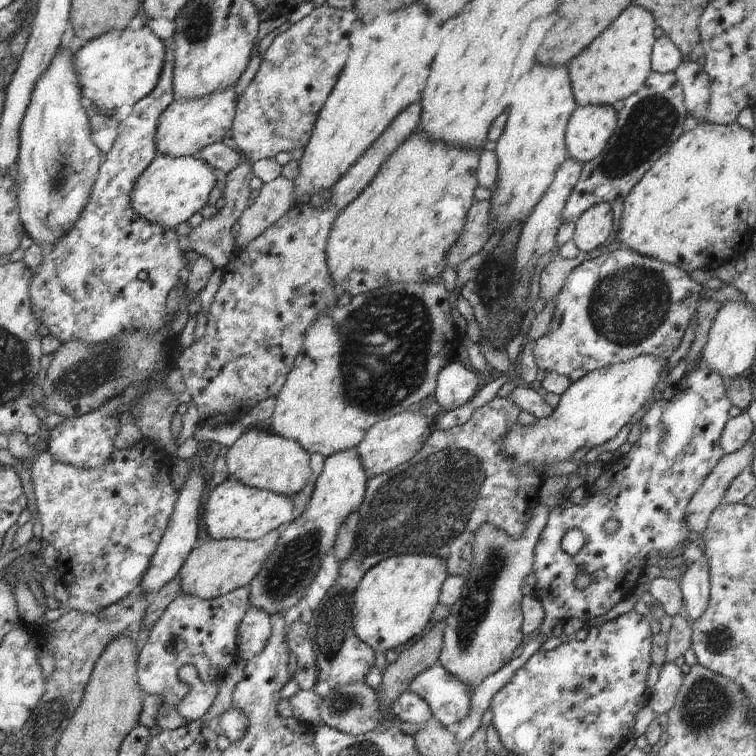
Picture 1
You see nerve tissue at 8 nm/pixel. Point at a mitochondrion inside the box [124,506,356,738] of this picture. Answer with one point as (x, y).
(288, 570)

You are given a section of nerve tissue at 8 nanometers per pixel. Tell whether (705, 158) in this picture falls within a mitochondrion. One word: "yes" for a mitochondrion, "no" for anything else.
no

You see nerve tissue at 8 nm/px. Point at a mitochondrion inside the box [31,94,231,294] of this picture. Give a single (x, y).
(61, 174)

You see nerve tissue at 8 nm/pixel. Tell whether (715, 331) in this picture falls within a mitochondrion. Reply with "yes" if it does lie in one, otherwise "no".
no

